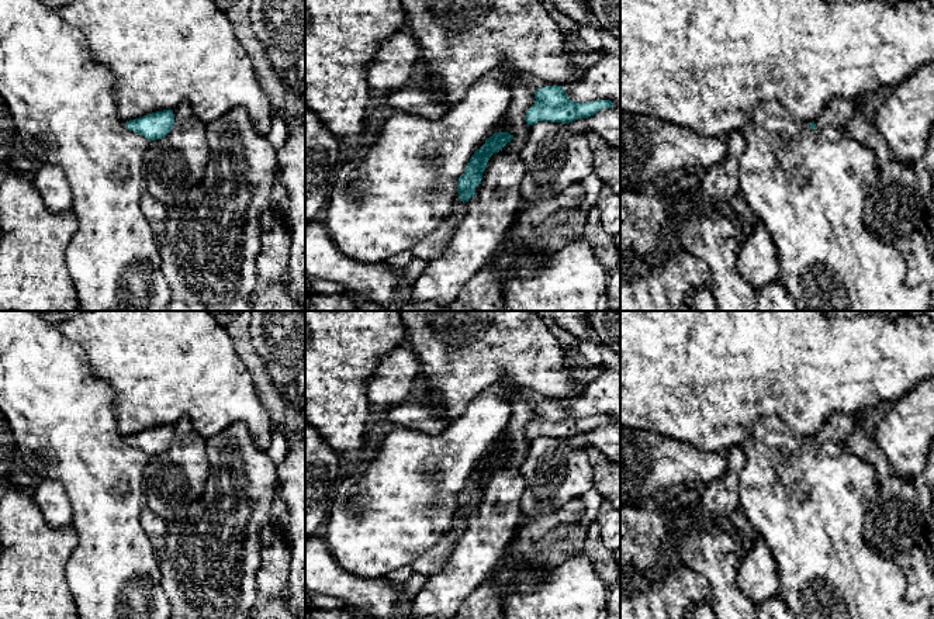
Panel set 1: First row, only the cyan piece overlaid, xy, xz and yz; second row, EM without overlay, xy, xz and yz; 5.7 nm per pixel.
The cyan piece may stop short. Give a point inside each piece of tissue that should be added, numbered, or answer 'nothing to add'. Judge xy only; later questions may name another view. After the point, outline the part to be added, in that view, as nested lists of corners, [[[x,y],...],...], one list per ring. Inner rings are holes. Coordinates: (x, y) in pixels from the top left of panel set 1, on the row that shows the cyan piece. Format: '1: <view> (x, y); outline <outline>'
nothing to add

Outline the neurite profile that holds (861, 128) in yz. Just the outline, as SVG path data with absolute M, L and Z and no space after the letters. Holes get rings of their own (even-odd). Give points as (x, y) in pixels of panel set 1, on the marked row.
M861 100L855 104L855 114L845 129L857 142L872 151L878 165L882 166L892 159L892 153L871 118L864 114L864 103L865 100Z

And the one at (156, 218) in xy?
M146 190L142 194L142 200L145 203L145 212L149 218L151 229L155 235L156 242L159 242L162 232L165 231L166 217L162 210L156 208L149 203L149 196Z

